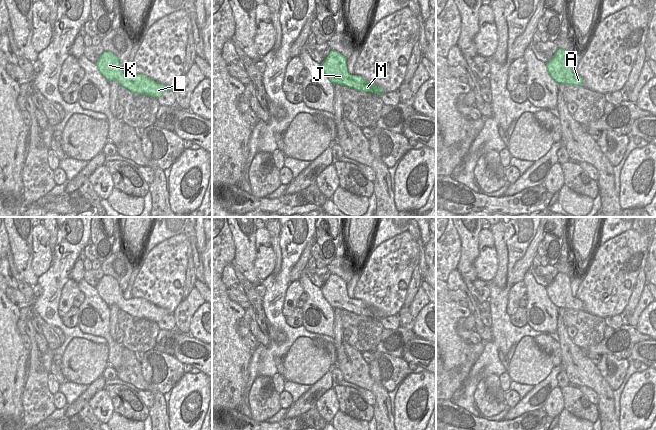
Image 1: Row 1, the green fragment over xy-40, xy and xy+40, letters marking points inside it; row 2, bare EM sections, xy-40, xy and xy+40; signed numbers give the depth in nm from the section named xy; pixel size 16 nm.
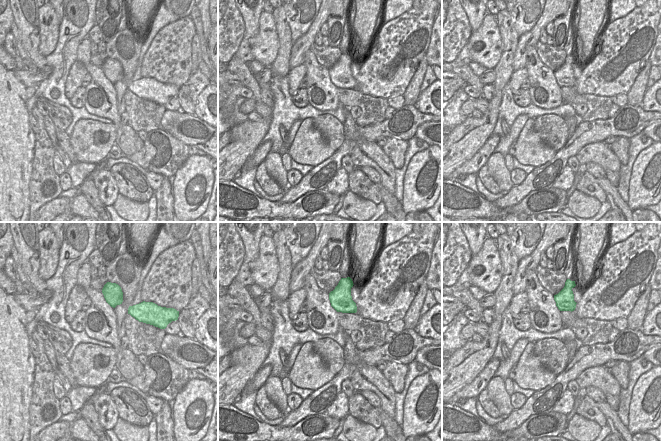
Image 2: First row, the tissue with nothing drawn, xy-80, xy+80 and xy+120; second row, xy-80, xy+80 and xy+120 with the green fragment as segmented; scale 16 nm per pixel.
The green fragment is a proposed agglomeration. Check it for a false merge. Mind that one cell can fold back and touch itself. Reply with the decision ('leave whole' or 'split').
leave whole

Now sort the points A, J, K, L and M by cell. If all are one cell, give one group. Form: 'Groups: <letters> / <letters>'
Groups: A J K L M.

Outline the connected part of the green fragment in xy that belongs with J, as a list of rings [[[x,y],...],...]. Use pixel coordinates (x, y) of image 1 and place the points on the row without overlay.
[[[331,274],[321,287],[322,294],[333,308],[347,310],[357,315],[383,318],[382,312],[367,306],[360,299],[352,299],[347,294],[347,283],[339,276]]]

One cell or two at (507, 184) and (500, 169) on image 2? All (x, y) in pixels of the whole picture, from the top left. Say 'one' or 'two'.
one

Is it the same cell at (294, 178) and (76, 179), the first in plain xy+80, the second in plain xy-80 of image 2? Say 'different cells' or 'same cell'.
different cells

